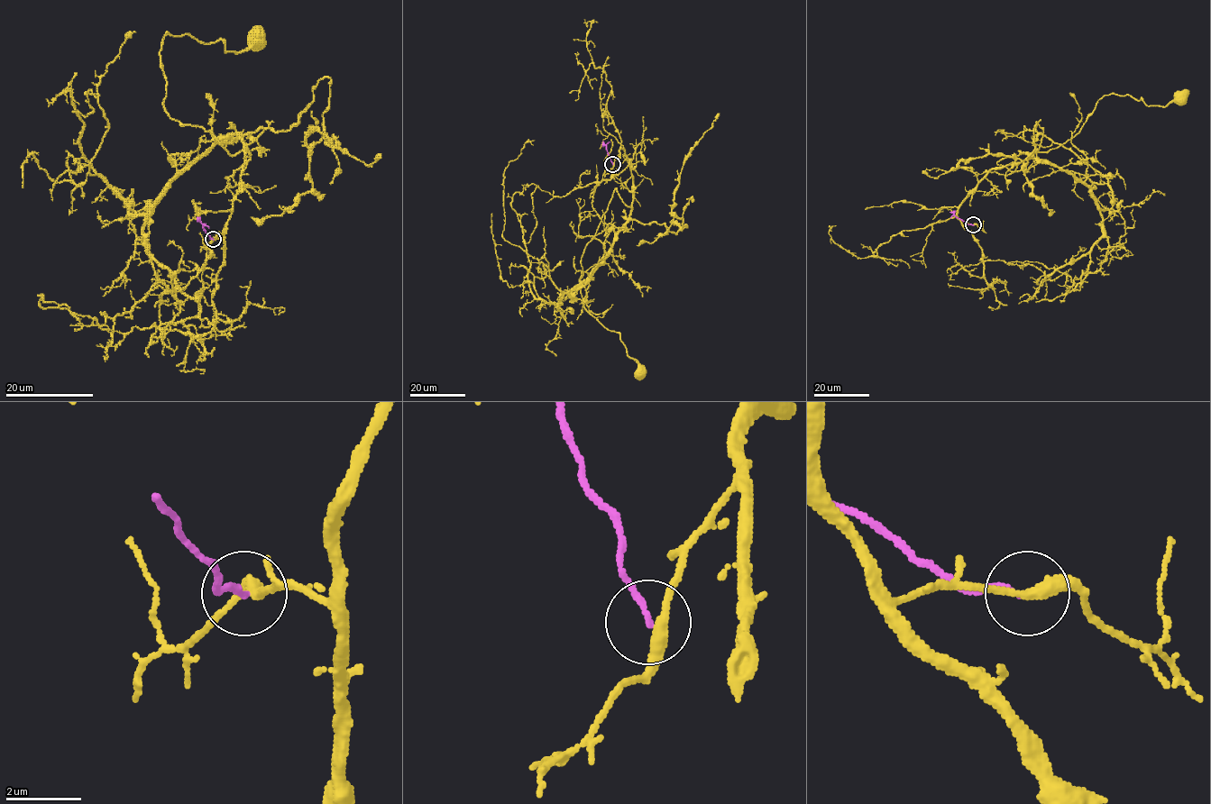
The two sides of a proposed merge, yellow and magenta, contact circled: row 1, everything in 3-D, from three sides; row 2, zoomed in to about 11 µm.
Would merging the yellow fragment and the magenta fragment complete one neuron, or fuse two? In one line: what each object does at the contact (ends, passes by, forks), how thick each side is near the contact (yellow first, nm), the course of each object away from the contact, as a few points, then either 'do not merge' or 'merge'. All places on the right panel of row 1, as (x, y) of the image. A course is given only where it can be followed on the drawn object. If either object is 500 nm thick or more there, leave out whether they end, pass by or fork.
yellow passes by | magenta ends | 320/180 nm | yellow via (973, 224), (959, 205), (993, 169), (1016, 167), (998, 161), (1066, 142), (1105, 95), (1182, 98) | magenta via (973, 224), (967, 223), (949, 212) | do not merge

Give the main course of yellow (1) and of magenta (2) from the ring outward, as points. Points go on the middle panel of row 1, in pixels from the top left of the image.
1: (612, 164), (622, 149), (632, 205), (615, 189), (582, 257), (579, 285), (583, 306), (619, 333), (640, 373)
2: (612, 164), (603, 141)

